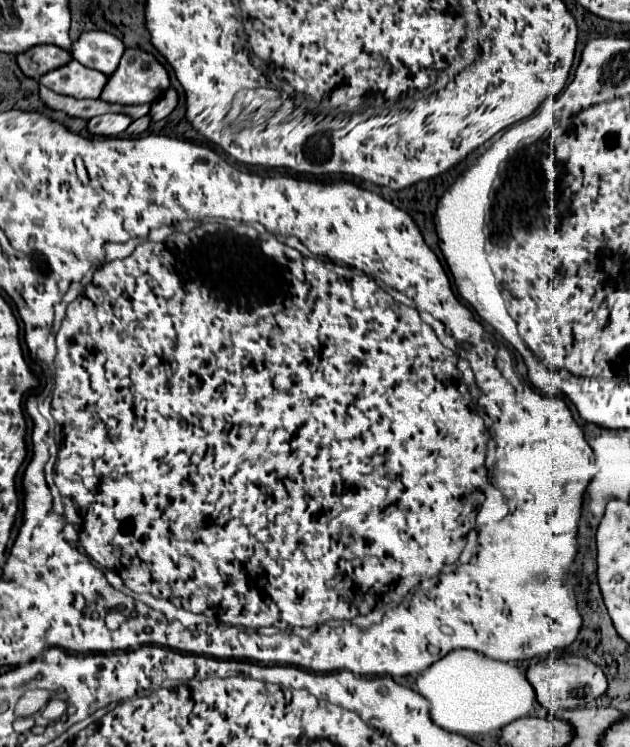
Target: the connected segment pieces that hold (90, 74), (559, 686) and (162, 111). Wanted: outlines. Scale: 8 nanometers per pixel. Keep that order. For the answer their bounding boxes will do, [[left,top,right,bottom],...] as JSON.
[[40,60,108,98],[528,656,608,712],[150,88,178,122]]

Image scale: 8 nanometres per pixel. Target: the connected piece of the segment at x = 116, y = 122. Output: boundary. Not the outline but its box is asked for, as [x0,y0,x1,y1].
[88,114,132,136]

